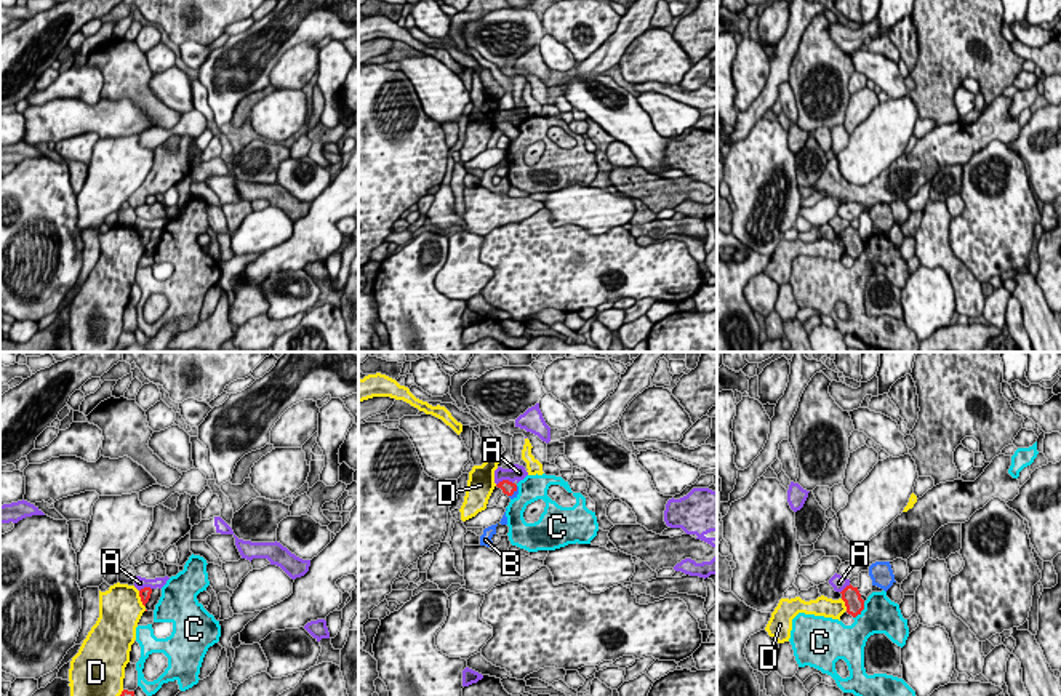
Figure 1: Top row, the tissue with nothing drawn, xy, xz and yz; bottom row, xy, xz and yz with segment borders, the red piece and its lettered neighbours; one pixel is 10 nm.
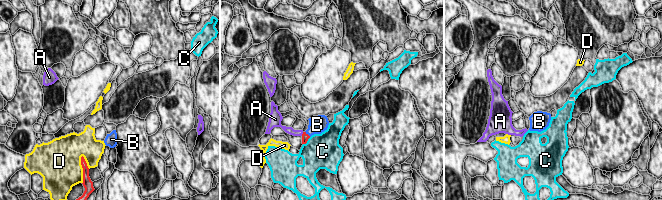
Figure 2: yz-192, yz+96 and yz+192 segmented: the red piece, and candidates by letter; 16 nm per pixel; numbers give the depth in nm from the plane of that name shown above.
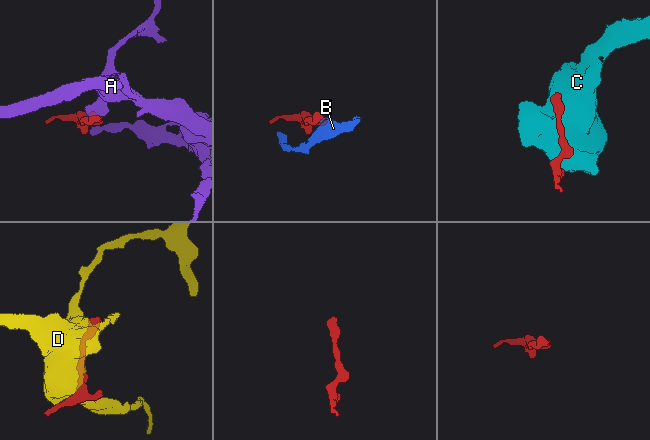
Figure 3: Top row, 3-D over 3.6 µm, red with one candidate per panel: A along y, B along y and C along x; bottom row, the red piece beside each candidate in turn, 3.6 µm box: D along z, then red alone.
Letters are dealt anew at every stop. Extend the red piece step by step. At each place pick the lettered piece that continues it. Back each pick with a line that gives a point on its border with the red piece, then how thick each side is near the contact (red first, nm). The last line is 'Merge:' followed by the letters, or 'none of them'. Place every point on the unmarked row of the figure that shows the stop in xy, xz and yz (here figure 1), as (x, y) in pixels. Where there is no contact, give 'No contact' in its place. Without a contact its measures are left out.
B: Touches red at xz (514, 132). Thickness 130 nm (red) against 50 nm
Merge: B

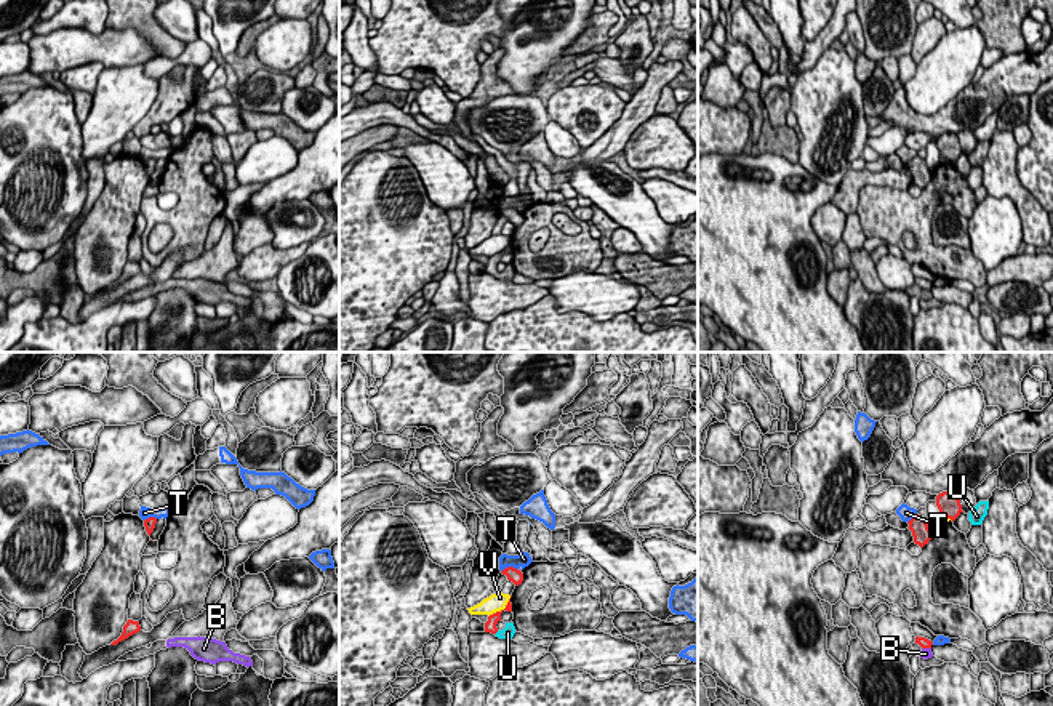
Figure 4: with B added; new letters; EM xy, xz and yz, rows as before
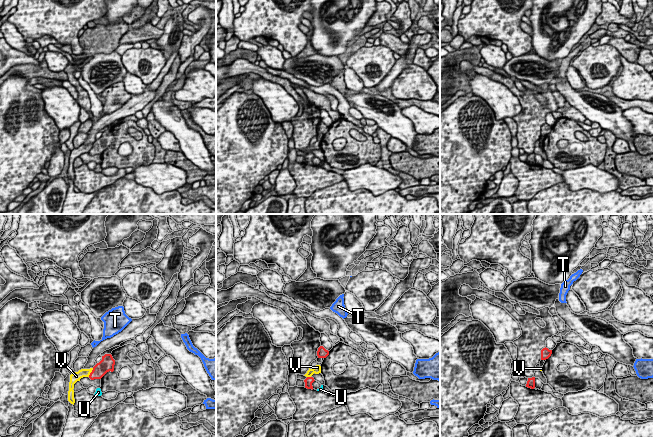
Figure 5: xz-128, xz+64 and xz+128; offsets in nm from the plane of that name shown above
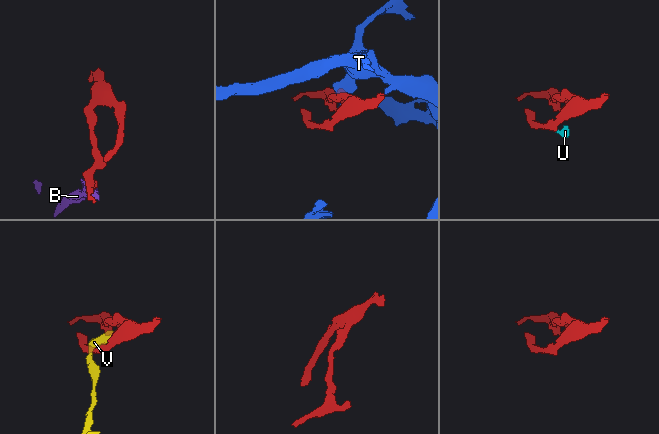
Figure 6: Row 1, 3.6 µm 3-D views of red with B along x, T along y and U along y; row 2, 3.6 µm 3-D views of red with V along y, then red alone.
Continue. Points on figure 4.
U: No contact
Merge: U

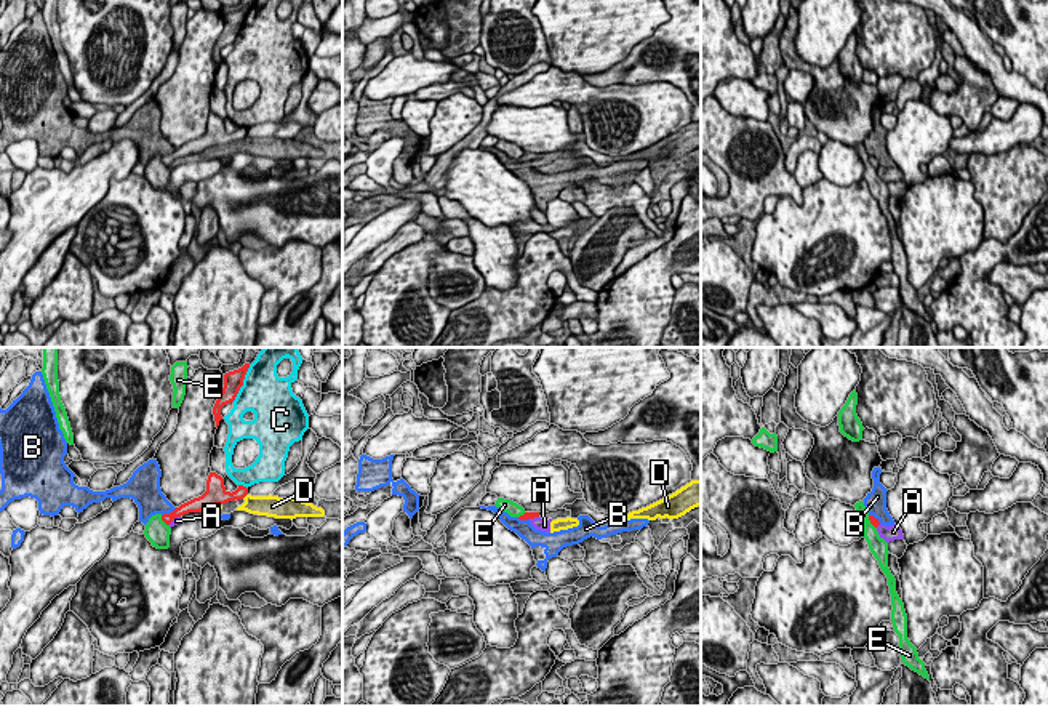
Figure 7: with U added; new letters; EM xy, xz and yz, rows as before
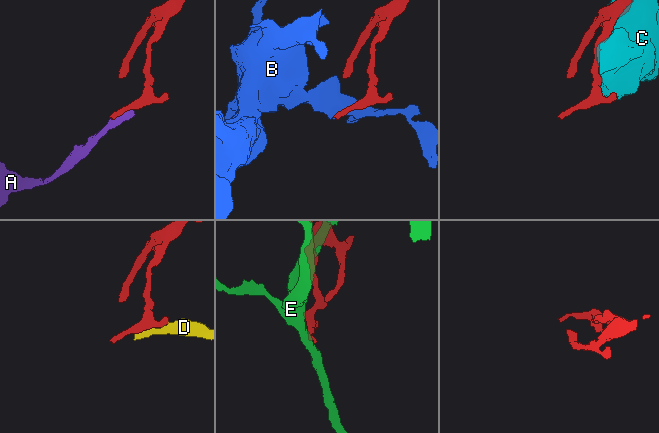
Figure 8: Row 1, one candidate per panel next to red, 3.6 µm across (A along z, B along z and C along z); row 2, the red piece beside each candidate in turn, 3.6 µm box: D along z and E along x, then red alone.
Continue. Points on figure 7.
Merge: none of them

